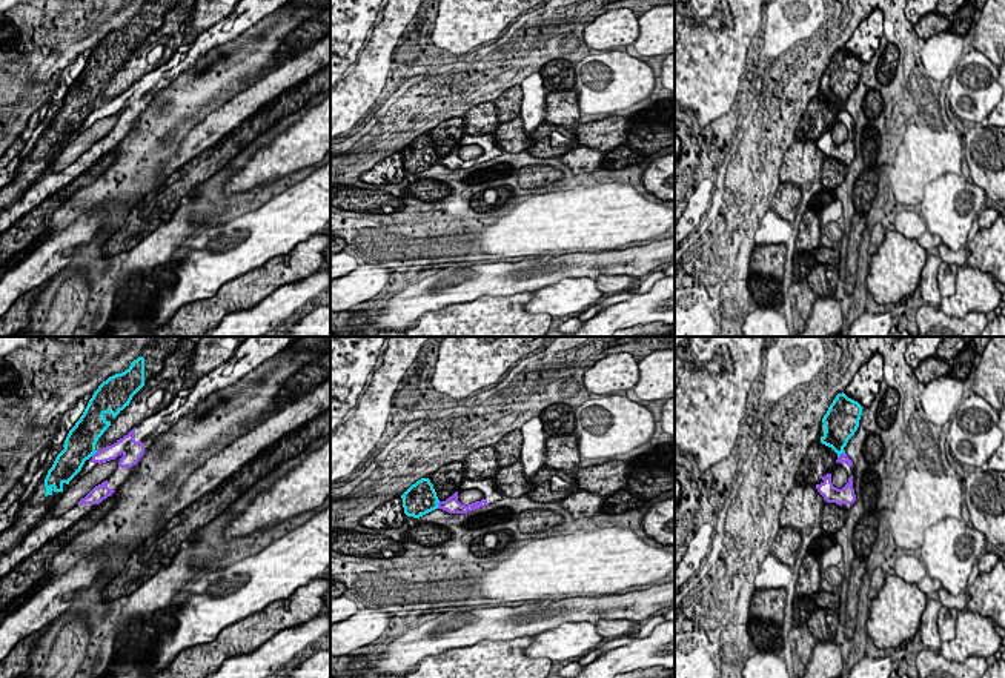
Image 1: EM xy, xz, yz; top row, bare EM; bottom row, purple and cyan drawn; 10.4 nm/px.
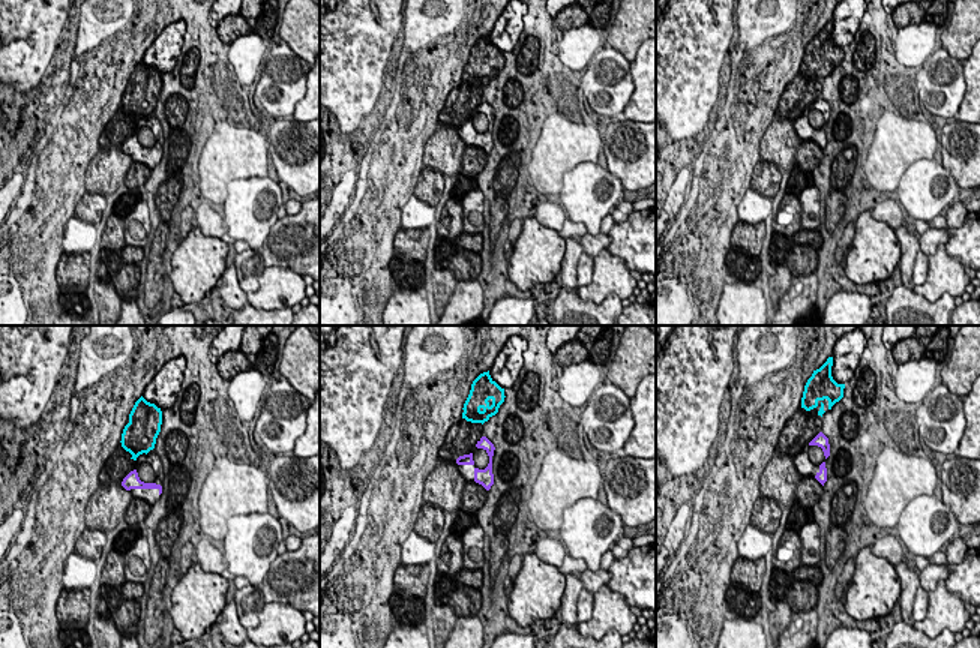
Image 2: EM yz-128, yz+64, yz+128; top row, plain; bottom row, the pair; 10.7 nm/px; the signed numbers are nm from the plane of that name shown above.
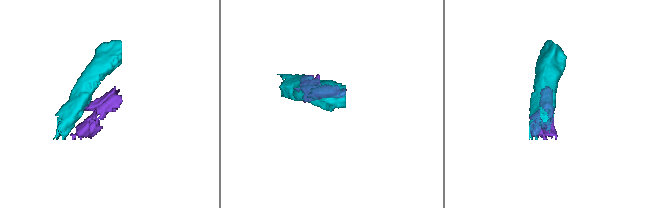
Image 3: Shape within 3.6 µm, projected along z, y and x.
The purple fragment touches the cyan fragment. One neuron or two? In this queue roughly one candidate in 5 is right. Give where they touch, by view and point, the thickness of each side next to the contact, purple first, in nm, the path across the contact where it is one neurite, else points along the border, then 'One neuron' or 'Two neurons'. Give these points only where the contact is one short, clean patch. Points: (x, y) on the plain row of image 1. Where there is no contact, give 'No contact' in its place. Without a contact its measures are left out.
Touches purple at xz (438, 160). Thickness 160 nm (purple) against 340 nm. Boundary: xz (440, 157), (437, 163). Two neurons

